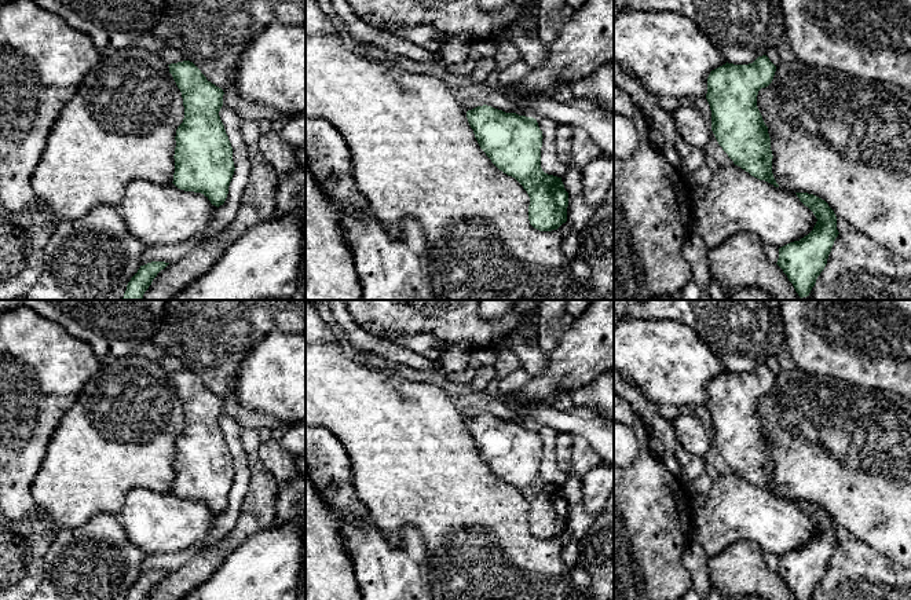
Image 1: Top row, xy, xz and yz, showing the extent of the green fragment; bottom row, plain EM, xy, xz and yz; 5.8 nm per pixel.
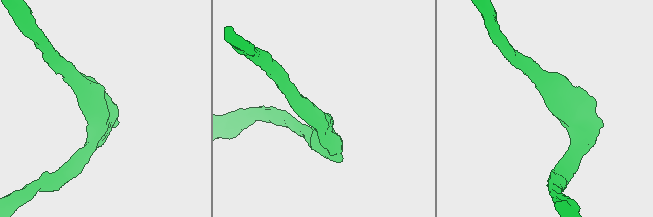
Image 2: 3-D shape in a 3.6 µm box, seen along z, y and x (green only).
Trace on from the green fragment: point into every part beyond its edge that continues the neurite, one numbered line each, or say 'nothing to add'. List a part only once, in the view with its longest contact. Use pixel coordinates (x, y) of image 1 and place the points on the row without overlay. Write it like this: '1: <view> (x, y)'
nothing to add

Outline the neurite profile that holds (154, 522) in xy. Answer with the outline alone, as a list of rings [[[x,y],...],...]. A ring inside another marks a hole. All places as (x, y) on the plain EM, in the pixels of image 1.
[[[143,487],[127,494],[118,517],[129,541],[144,555],[183,552],[202,541],[217,522],[201,501]]]

